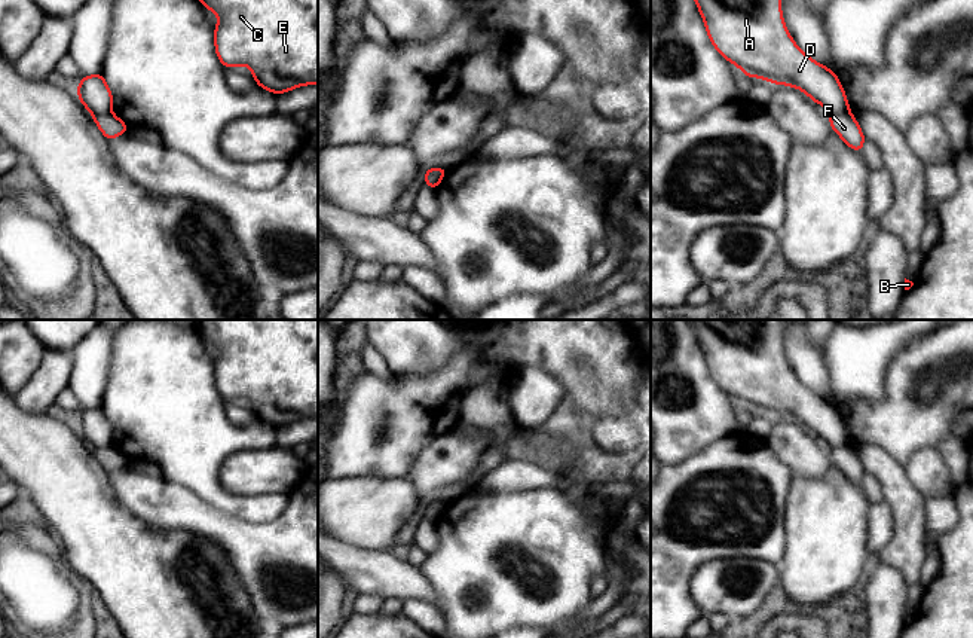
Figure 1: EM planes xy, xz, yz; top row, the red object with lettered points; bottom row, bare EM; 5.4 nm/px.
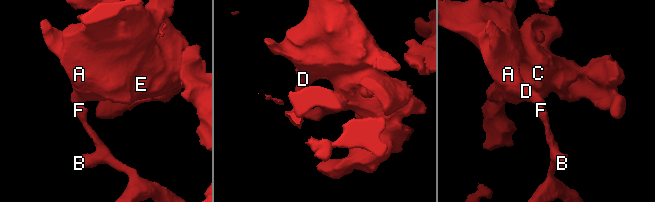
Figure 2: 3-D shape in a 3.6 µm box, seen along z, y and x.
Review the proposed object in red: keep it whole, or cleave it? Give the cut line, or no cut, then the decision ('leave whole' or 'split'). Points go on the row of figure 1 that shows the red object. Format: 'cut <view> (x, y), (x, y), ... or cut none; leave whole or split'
cut xy (110, 112), (92, 115); split

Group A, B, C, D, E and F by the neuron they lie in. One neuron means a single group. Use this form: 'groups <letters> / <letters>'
groups A C D E / B F

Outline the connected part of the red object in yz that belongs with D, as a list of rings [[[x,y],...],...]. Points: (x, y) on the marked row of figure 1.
[[[695,0],[695,4],[712,45],[746,77],[759,77],[774,85],[798,88],[816,104],[824,106],[832,116],[850,112],[839,77],[805,55],[793,42],[783,21],[781,0]]]

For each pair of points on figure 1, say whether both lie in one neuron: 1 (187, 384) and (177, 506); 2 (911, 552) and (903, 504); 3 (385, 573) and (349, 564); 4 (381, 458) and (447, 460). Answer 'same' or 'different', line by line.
1: different
2: same
3: same
4: different

